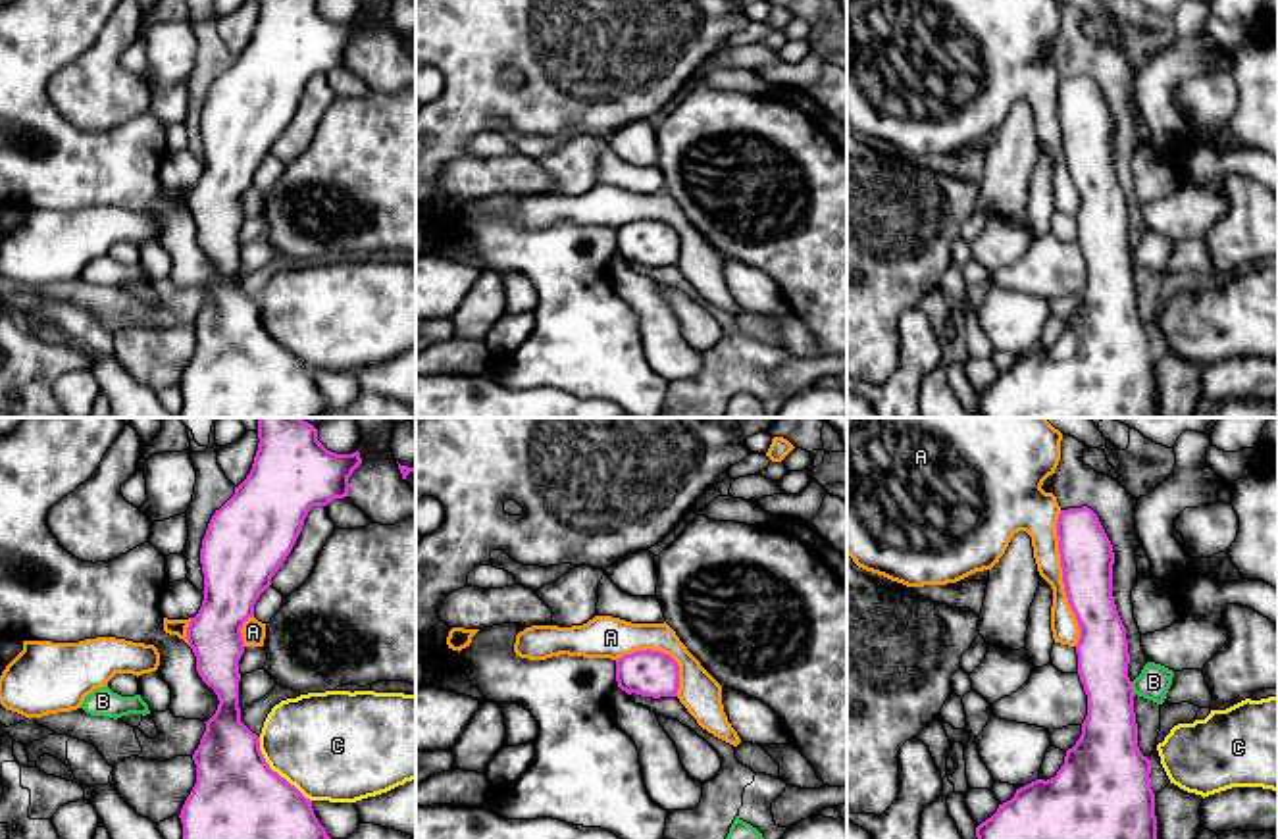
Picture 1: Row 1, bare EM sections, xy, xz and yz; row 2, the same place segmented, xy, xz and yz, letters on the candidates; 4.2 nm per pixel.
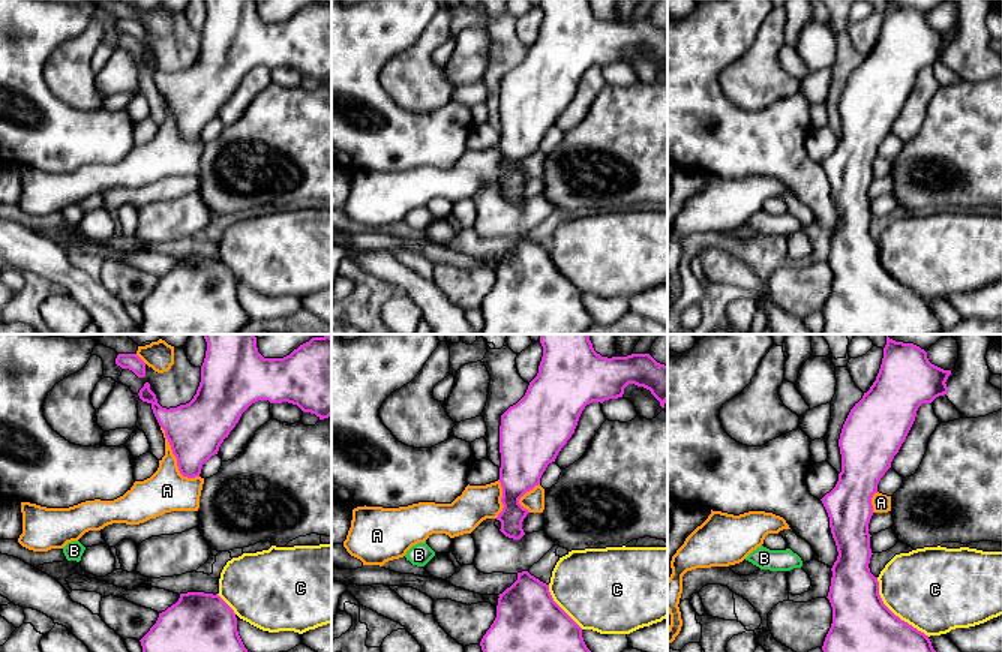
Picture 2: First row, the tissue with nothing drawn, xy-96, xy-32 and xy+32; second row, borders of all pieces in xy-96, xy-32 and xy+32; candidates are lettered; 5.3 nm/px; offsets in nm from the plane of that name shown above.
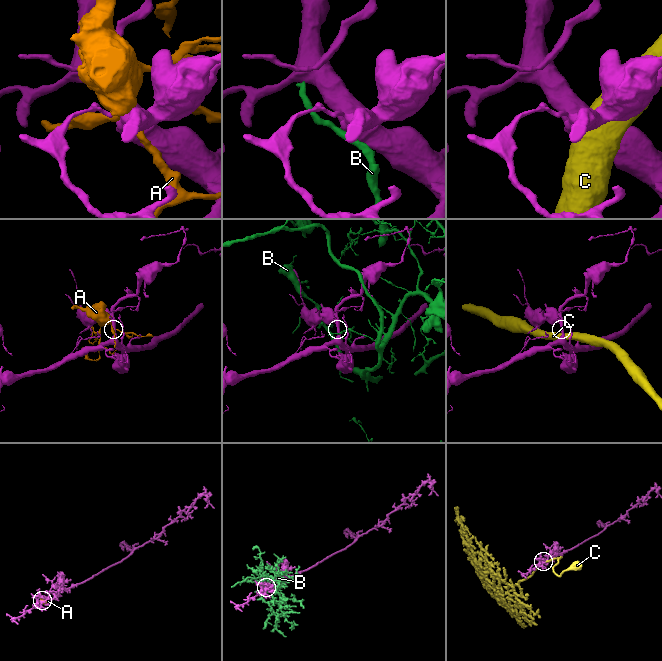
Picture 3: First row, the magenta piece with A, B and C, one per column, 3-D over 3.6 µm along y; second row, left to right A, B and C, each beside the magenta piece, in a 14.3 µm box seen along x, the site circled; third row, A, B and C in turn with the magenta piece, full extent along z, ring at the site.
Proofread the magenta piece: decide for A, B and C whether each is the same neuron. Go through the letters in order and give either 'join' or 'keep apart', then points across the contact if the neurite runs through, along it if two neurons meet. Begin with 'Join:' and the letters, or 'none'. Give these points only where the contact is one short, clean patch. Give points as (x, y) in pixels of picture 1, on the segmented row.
Join: none
A: keep apart
B: keep apart
C: keep apart

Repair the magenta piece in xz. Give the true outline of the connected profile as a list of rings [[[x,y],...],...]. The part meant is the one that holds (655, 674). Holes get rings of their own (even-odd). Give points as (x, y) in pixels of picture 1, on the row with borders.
[[[637,650],[616,660],[616,681],[627,695],[677,697],[679,666],[660,650]]]

